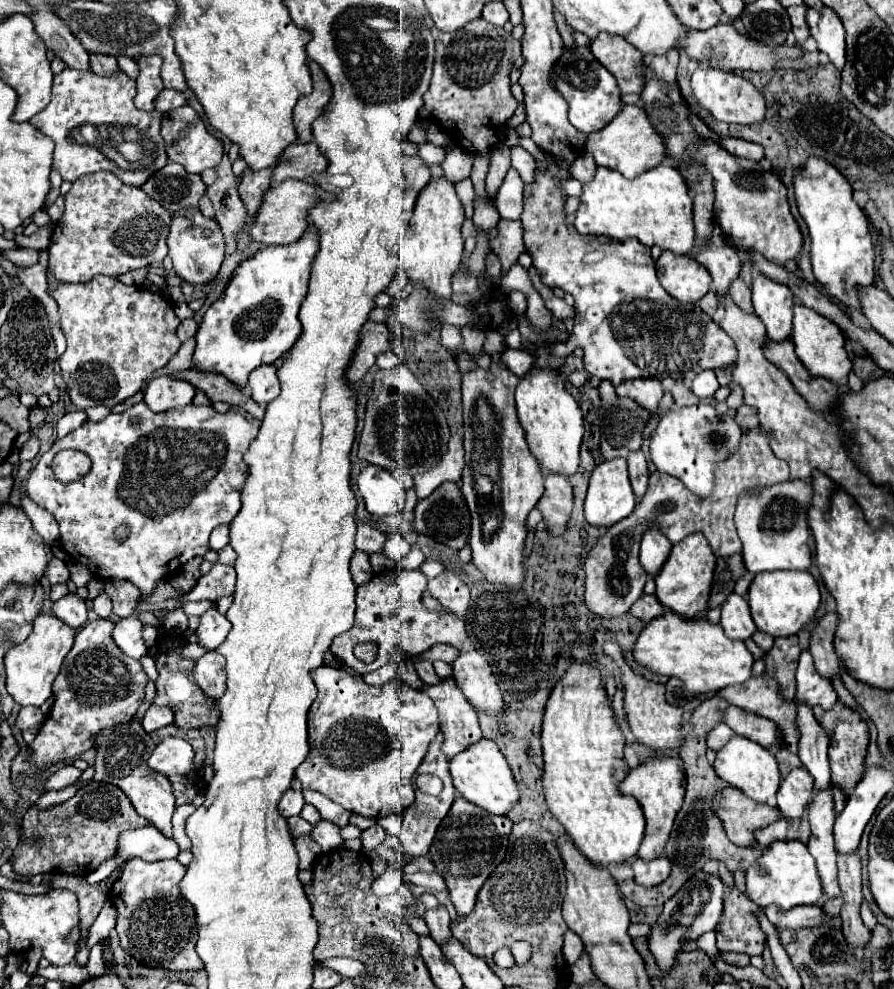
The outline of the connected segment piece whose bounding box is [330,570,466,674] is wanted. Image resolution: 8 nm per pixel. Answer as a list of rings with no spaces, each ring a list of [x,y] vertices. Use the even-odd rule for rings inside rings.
[[[394,570],[376,574],[366,586],[358,586],[356,592],[356,618],[354,626],[348,632],[342,632],[334,638],[330,650],[358,674],[372,672],[388,662],[402,662],[412,656],[420,656],[434,644],[450,644],[462,648],[466,640],[464,618],[456,614],[436,614],[422,606],[422,594],[426,590],[426,576],[420,570]],[[360,642],[376,642],[378,658],[372,664],[364,664],[354,658],[352,648]]]

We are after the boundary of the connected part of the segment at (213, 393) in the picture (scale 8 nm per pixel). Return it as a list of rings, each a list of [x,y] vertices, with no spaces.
[[[184,370],[180,374],[184,374],[184,378],[192,382],[198,390],[206,392],[212,402],[228,402],[230,406],[240,406],[242,412],[248,412],[258,420],[264,418],[264,408],[260,408],[250,396],[246,396],[220,374],[202,374],[198,370]]]

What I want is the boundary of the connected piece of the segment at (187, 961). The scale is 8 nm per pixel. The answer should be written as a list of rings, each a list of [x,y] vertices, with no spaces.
[[[134,858],[112,884],[110,900],[118,912],[116,932],[120,936],[120,946],[144,966],[164,968],[168,972],[204,970],[204,962],[196,954],[198,924],[194,908],[182,898],[178,888],[184,874],[186,866],[178,860],[142,862]]]

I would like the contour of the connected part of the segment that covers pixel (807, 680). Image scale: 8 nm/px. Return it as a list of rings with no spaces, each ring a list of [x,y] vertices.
[[[804,650],[800,654],[796,682],[798,682],[796,702],[806,702],[808,706],[822,706],[824,710],[830,710],[838,702],[838,696],[832,688],[830,678],[822,678],[814,670],[814,662],[812,662],[808,650]]]

